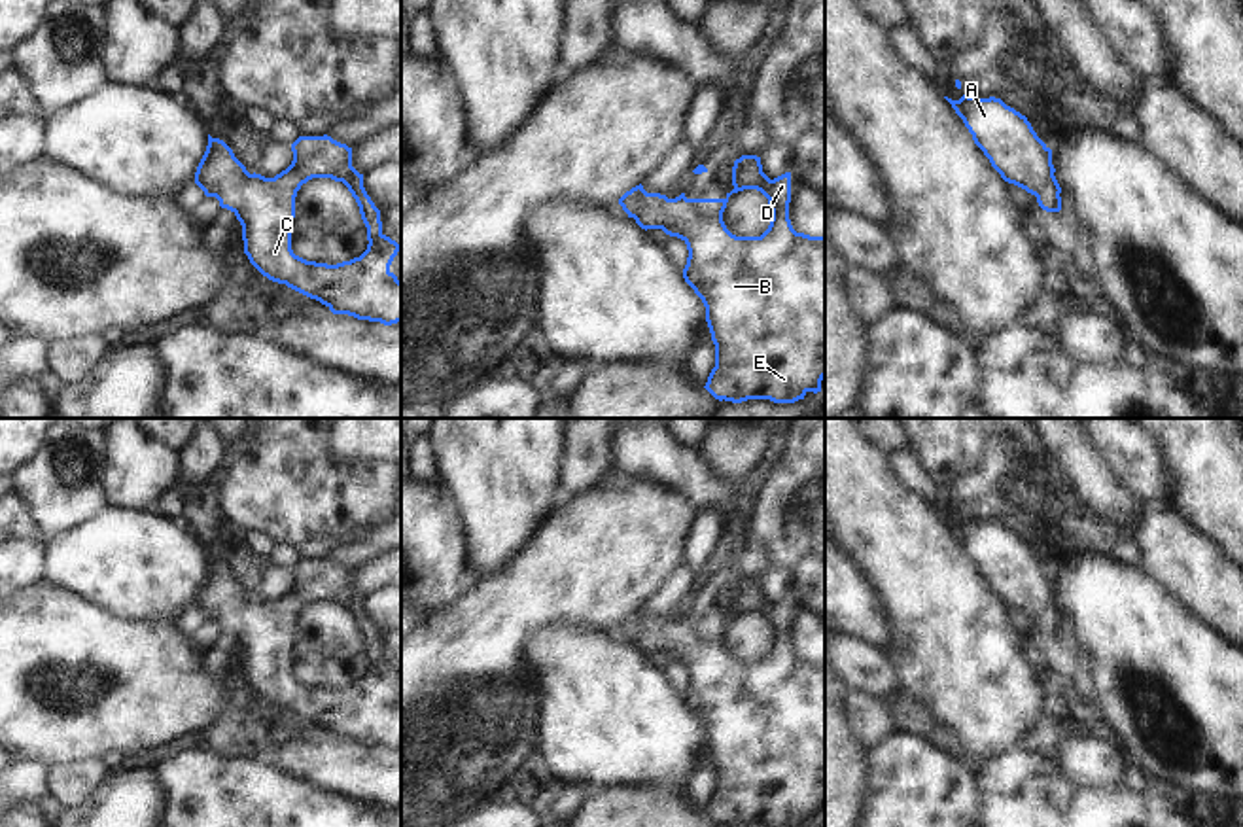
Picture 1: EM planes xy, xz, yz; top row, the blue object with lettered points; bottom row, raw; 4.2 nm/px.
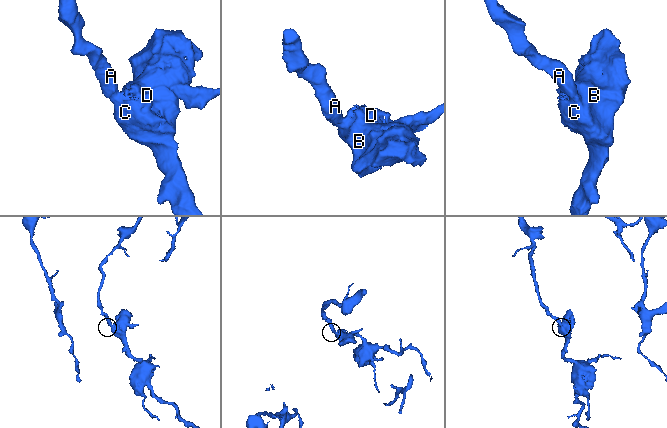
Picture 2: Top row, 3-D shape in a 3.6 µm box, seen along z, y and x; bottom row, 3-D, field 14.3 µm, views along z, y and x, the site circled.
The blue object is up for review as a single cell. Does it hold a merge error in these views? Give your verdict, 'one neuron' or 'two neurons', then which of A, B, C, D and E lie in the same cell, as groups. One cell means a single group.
one neuron | A B C D E

